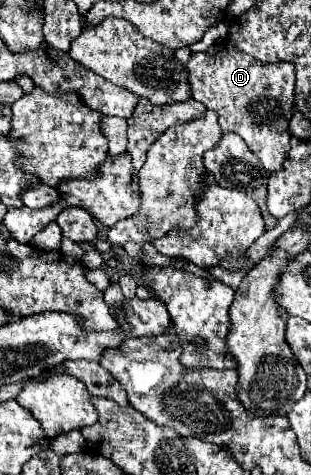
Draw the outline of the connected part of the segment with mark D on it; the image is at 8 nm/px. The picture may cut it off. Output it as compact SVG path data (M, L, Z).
M228 40L210 50L192 54L188 66L192 98L218 114L222 132L236 132L258 156L268 172L280 170L288 150L288 122L294 114L294 66L292 62L264 64L248 54L240 54Z

